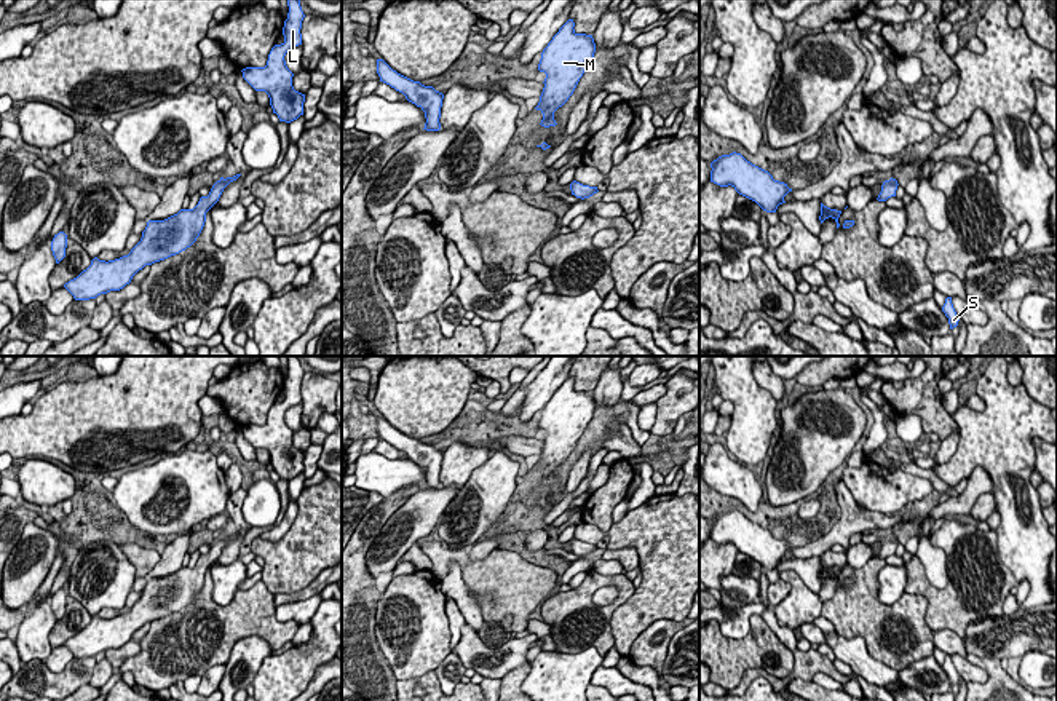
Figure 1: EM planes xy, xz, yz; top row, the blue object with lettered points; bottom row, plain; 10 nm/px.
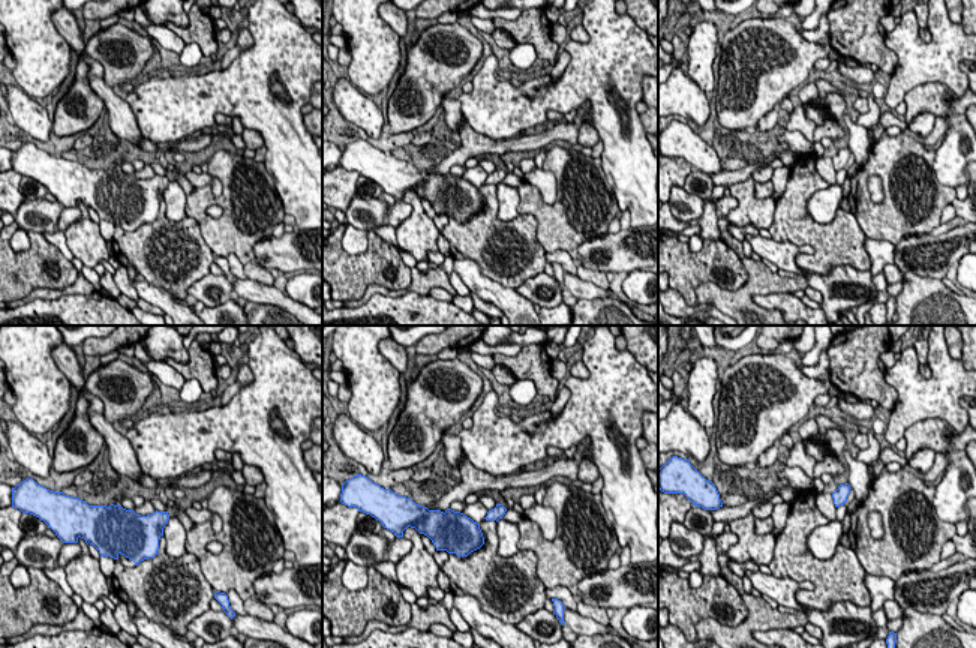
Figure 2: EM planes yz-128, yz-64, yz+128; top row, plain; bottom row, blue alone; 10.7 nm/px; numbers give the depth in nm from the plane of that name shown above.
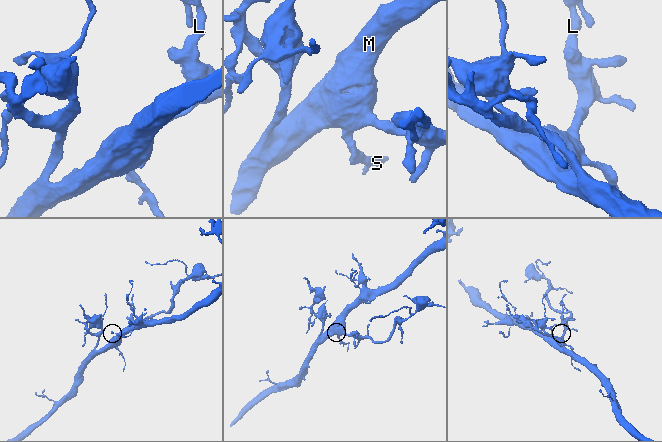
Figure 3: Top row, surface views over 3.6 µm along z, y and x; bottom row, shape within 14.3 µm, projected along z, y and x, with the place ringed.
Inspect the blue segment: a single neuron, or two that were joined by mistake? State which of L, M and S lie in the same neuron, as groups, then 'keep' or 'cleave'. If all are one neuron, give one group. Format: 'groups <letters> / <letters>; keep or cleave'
groups L M S; keep

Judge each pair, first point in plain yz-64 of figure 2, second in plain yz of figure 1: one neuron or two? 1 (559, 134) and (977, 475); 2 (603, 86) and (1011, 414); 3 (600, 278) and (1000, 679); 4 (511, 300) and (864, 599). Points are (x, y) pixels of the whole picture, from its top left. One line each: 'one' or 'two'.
1: one
2: one
3: one
4: two

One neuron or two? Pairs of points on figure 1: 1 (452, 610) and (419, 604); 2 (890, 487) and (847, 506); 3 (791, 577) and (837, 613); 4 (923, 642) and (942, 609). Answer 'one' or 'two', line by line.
1: two
2: two
3: two
4: two

